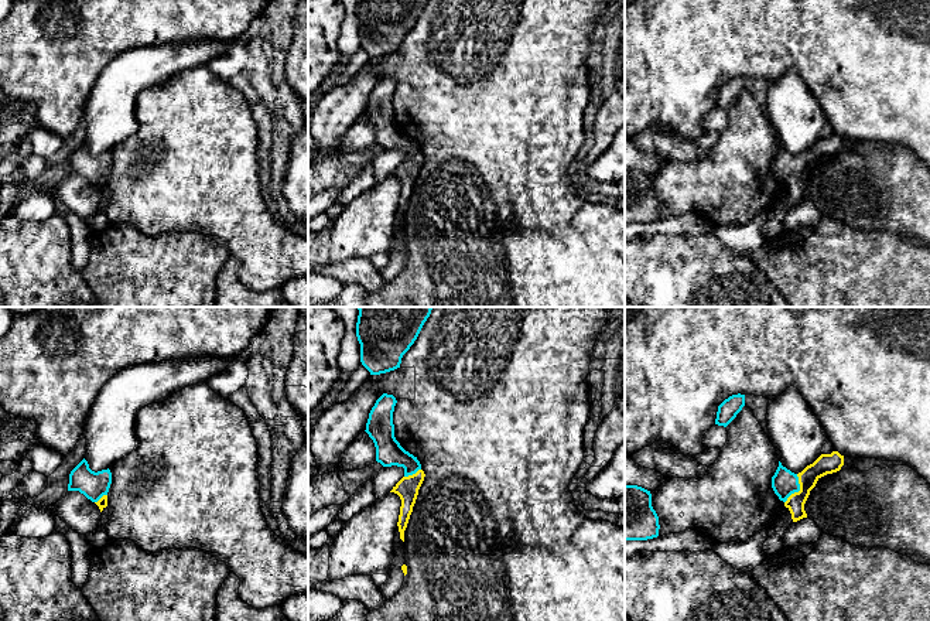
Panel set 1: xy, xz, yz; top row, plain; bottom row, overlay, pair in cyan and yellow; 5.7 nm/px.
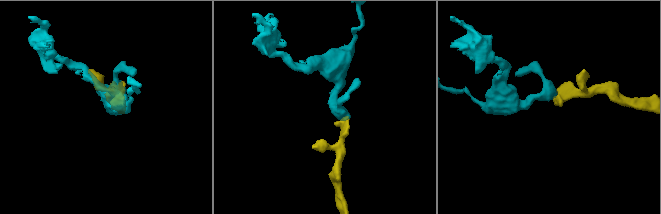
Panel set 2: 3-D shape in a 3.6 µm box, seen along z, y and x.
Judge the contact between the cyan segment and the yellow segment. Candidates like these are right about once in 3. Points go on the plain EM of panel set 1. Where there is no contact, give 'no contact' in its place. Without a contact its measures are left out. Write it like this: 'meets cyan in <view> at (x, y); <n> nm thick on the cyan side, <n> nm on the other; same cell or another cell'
meets cyan in yz at (799, 173); 150 nm thick on the cyan side, 110 nm on the other; same cell

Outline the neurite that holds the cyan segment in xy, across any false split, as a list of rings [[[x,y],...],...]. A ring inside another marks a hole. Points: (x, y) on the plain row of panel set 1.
[[[83,141],[69,157],[68,174],[79,174],[95,185],[100,195],[107,190],[107,175],[112,167],[110,153],[92,154]]]

